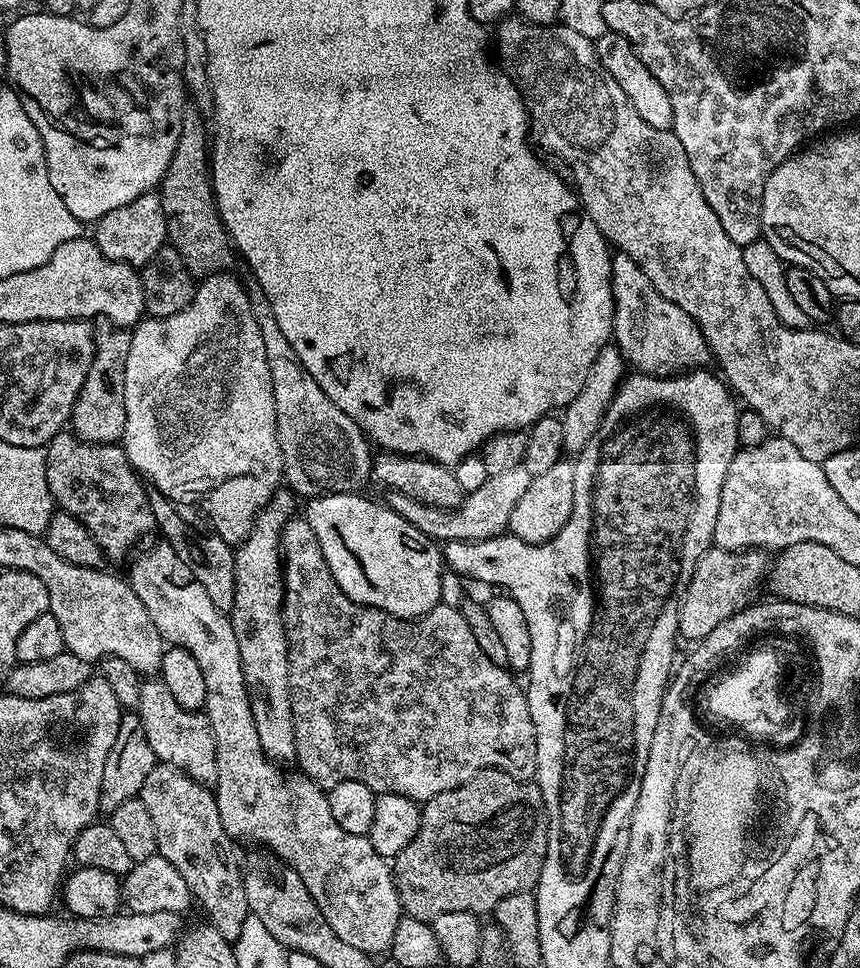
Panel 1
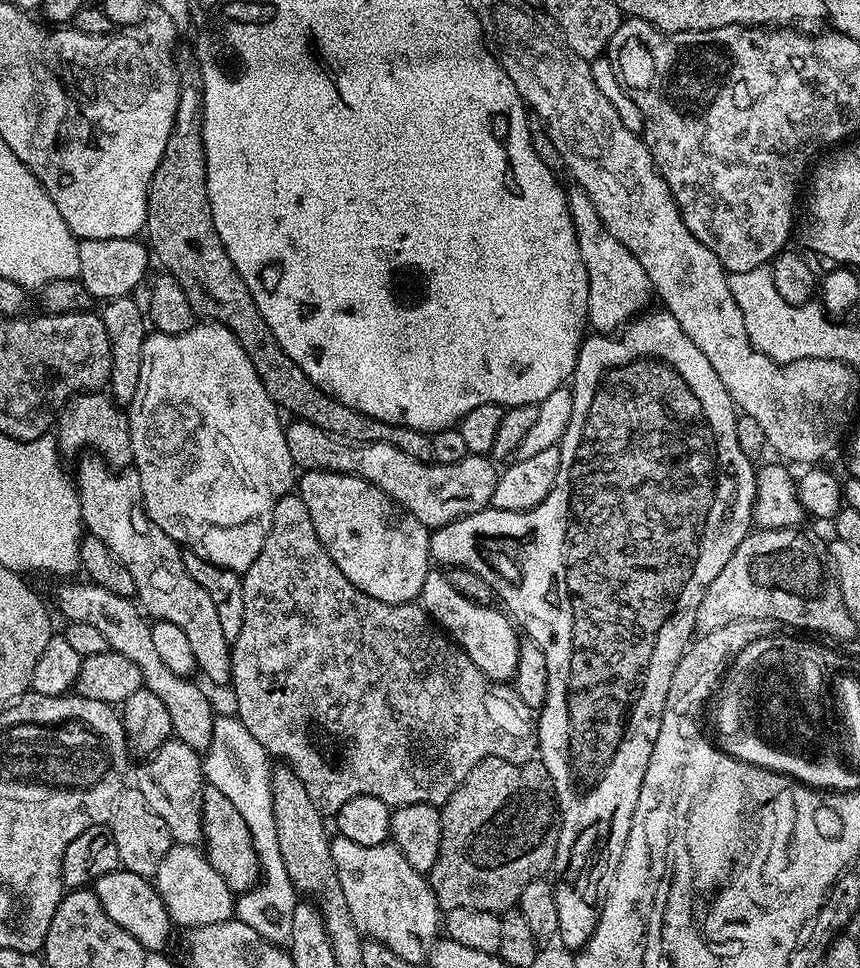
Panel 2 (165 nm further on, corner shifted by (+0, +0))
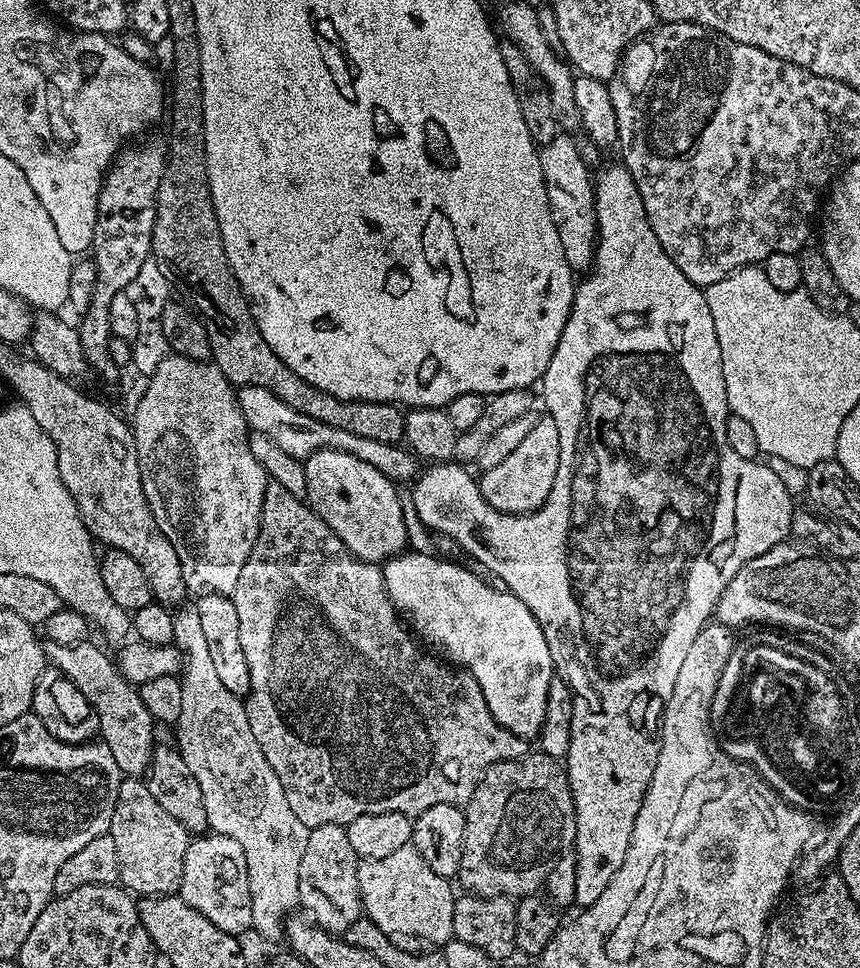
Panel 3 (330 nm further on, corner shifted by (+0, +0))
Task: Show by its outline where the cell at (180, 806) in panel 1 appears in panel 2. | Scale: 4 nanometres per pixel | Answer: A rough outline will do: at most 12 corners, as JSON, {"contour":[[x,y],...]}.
{"contour":[[175,738],[134,786],[177,844],[204,838],[202,756]]}

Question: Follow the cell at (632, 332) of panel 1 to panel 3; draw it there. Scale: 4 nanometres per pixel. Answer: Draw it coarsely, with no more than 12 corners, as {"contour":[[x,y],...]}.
{"contour":[[570,137],[539,149],[566,262],[596,254],[594,176]]}

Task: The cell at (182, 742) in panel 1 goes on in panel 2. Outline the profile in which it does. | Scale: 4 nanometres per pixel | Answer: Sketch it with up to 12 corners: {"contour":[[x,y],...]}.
{"contour":[[91,582],[56,596],[130,658],[170,714],[175,739],[207,750],[216,721],[195,679],[174,674],[149,617]]}

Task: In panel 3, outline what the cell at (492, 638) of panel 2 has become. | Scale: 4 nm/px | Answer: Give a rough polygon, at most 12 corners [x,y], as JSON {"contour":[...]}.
{"contour":[[408,550],[383,565],[407,627],[535,741],[554,679],[534,614]]}

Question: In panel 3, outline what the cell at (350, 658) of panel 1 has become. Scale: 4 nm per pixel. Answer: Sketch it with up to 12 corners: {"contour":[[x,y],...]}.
{"contour":[[286,486],[238,586],[250,730],[309,830],[529,751]]}

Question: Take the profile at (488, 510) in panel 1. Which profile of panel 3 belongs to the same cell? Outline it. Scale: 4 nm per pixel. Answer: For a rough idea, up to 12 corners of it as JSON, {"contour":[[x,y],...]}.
{"contour":[[245,384],[236,397],[249,429],[305,461],[338,450],[386,479],[412,482],[417,457],[361,438]]}

